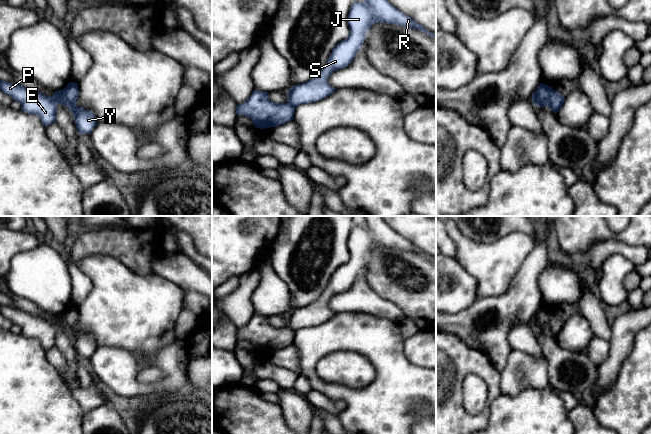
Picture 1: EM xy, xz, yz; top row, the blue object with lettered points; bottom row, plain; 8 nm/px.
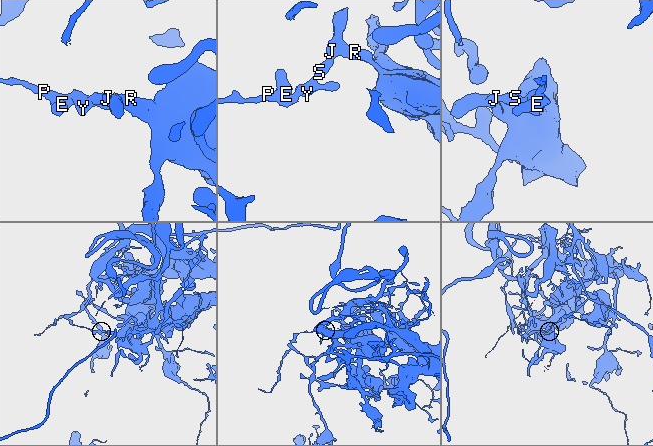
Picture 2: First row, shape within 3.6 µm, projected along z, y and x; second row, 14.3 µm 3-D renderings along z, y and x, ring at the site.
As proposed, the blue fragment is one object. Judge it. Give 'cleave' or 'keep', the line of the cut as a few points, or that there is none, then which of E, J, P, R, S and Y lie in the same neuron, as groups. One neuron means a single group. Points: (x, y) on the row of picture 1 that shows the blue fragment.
cleave | xy (62, 90), (68, 106) | E P / J R S Y

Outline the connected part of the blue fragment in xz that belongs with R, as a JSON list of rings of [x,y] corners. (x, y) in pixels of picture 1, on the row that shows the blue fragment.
[[[387,0],[354,1],[348,14],[349,36],[334,47],[324,68],[315,78],[297,84],[288,91],[288,103],[297,107],[332,94],[336,88],[329,85],[328,77],[353,61],[364,43],[367,31],[377,22],[410,27],[436,37],[434,33],[428,32],[423,25],[399,11]]]

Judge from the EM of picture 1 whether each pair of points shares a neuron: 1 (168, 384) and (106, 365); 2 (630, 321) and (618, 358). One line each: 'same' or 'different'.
1: same
2: same

